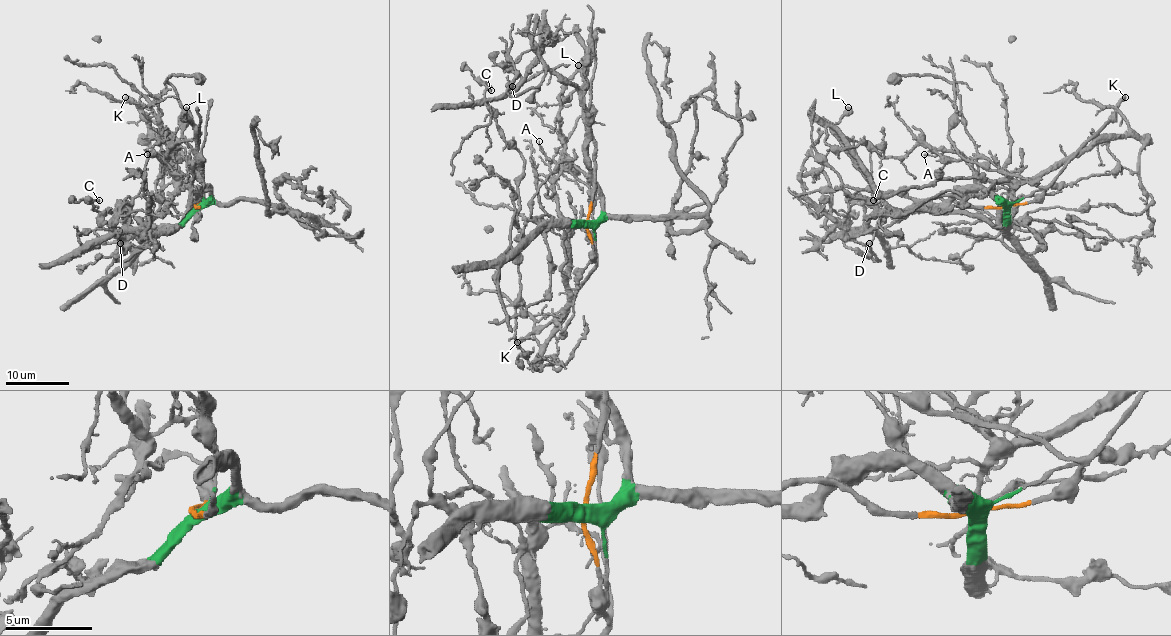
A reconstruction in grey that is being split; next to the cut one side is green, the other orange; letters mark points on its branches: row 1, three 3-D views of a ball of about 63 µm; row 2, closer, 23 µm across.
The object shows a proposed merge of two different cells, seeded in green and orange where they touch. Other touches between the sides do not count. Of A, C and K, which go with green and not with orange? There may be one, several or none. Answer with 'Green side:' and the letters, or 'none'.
Green side: C

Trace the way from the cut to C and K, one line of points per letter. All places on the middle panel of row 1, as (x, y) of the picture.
C: (587, 223), (547, 223), (499, 257), (514, 220), (517, 225), (523, 160), (496, 124), (485, 83), (491, 91)
K: (587, 223), (595, 268), (563, 311), (517, 342)

